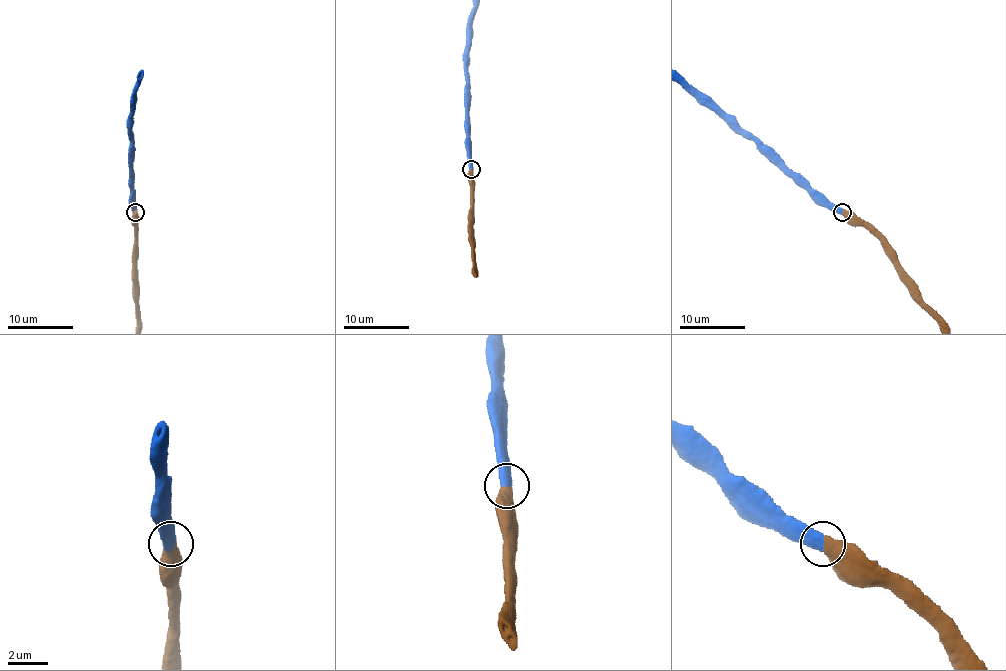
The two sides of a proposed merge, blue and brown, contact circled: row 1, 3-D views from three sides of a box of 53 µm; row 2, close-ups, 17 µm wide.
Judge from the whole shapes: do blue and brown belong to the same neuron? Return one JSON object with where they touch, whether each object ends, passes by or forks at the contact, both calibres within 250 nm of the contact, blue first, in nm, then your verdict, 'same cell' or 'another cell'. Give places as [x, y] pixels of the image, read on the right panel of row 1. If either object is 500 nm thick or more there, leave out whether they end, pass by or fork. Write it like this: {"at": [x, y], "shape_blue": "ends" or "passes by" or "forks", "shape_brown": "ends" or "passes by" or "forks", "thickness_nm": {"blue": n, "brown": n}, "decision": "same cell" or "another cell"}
{"at": [842, 212], "thickness_nm": {"blue": 600, "brown": 650}, "decision": "same cell"}

